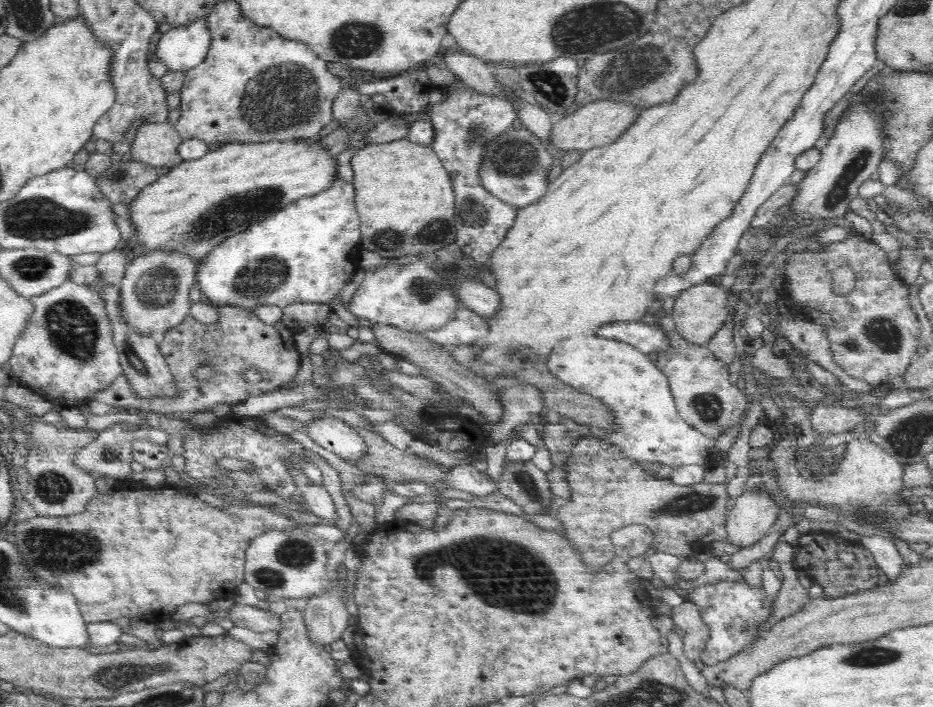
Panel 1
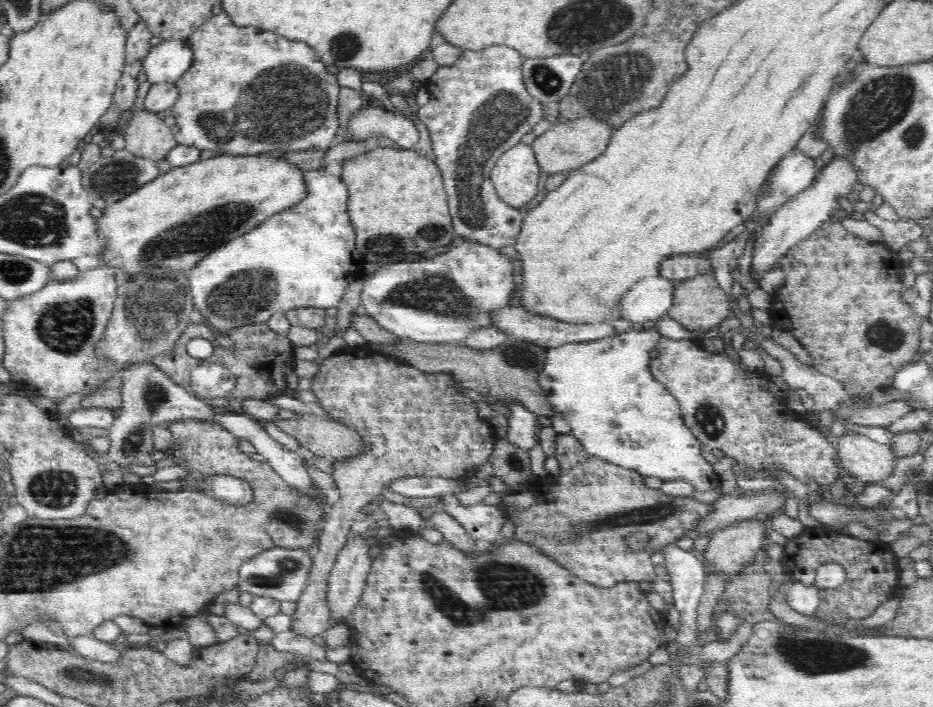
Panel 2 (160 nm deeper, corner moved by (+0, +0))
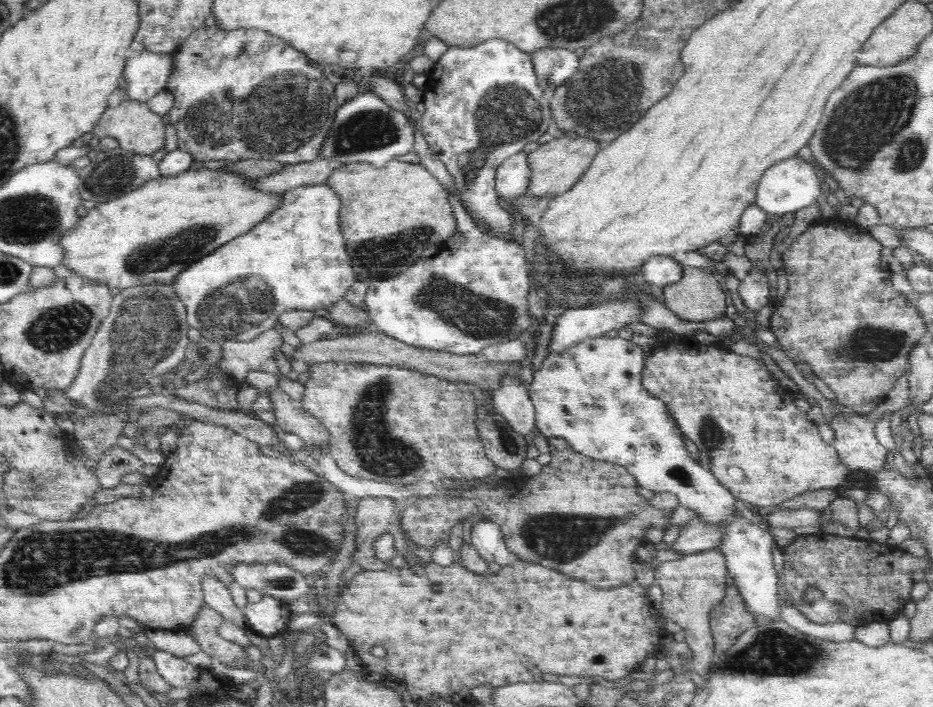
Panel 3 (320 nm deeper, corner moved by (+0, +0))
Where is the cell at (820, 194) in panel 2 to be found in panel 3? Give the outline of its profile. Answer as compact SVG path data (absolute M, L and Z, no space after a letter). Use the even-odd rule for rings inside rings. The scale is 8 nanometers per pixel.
M753 266L749 275L740 282L739 295L741 296L746 308L754 312L754 316L764 306L770 304L769 279L760 267Z

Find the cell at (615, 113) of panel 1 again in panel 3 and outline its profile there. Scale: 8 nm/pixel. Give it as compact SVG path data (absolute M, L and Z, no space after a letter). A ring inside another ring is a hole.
M566 134L563 138L540 145L527 156L528 166L531 167L531 181L528 183L526 195L537 198L545 196L551 200L558 194L564 194L578 182L602 146L596 140Z

